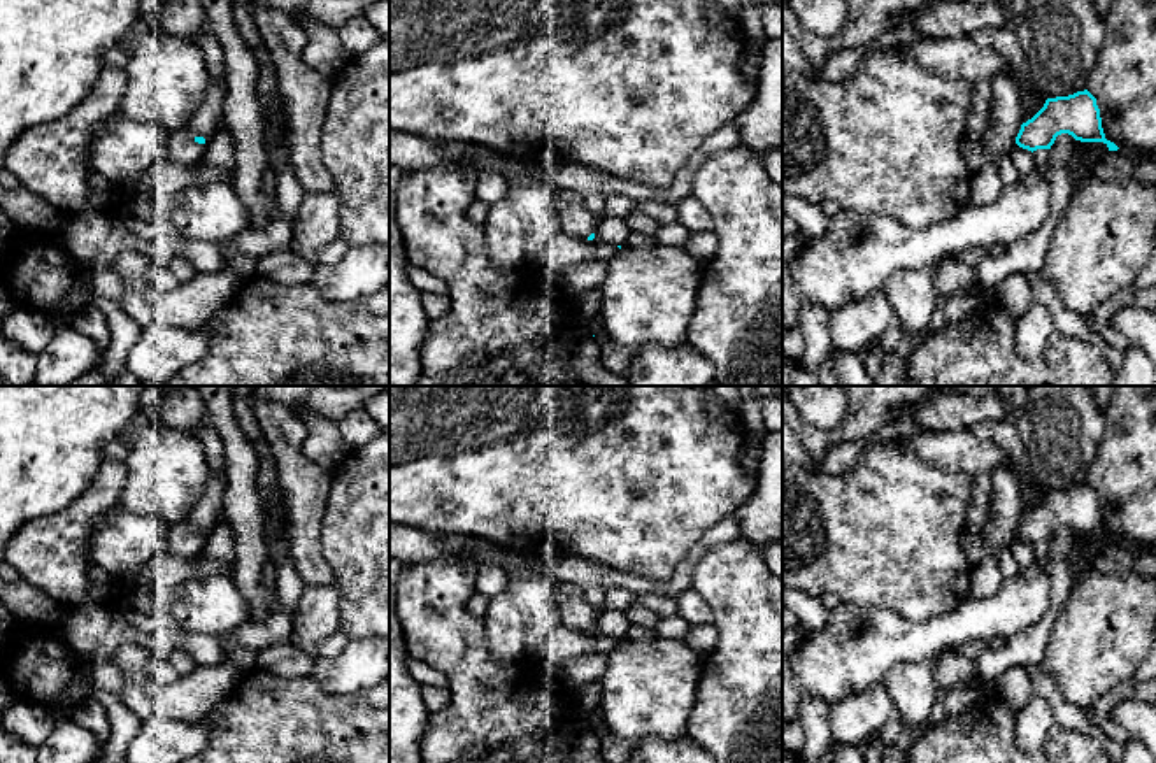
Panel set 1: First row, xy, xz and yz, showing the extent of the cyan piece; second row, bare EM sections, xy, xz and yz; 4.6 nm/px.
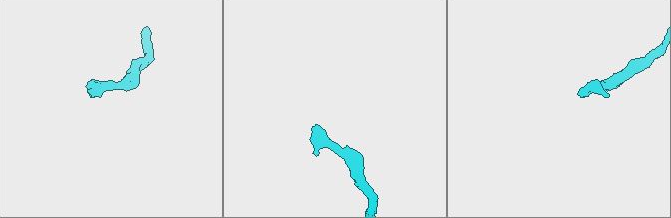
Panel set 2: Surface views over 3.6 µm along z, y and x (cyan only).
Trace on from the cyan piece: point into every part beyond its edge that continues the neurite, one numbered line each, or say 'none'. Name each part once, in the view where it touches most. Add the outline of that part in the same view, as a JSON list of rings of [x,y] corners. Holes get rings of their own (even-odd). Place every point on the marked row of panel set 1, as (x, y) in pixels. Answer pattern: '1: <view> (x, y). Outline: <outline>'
1: xy (183, 149). Outline: [[[181,128],[168,133],[168,149],[165,158],[182,168],[193,168],[203,160],[205,151],[205,144],[198,144],[193,133]]]

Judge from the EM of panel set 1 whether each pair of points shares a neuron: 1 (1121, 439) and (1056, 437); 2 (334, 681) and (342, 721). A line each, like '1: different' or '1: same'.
1: different
2: different

